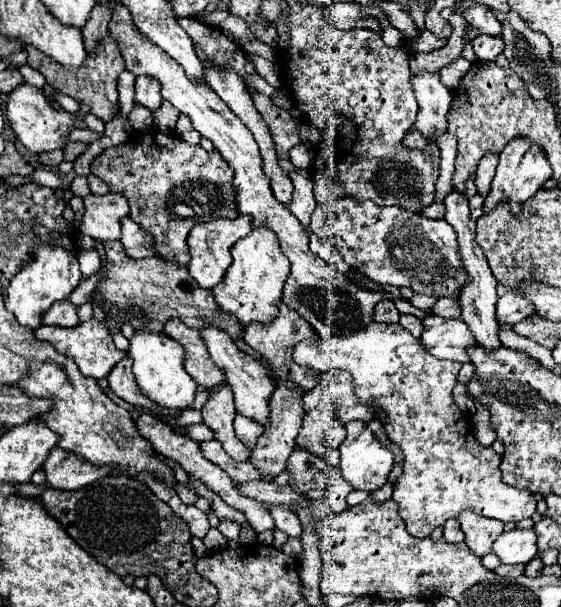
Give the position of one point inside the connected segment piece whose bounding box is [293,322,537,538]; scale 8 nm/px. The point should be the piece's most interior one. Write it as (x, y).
(410, 391)

